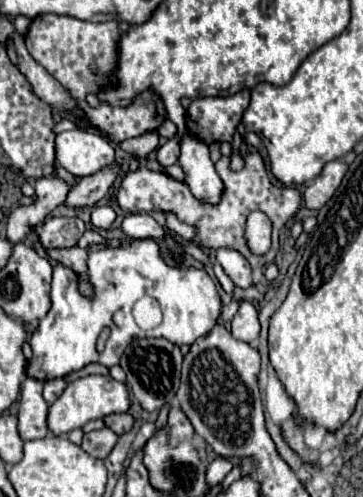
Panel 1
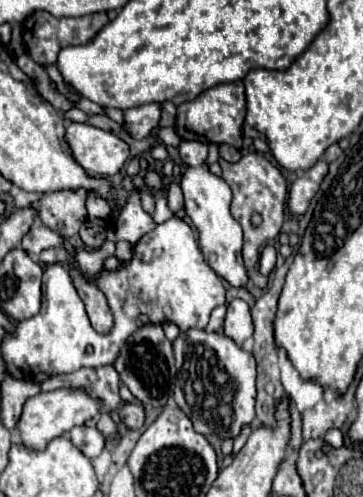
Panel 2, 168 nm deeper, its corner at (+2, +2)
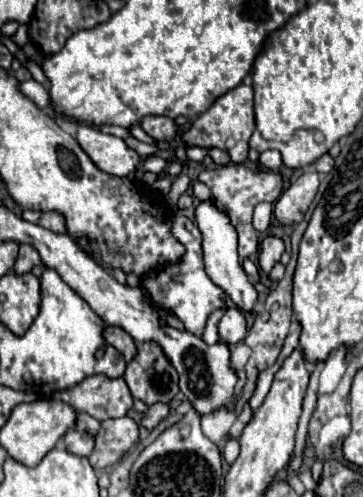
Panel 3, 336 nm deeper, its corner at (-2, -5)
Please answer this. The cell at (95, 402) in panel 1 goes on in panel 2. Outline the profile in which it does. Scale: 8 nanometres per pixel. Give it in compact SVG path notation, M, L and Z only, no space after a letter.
M56 389L50 393L38 393L30 397L24 405L22 417L18 421L18 431L22 435L22 443L30 449L44 449L52 439L68 433L76 425L84 425L88 419L98 415L102 409L102 401L98 397L88 395L84 389Z

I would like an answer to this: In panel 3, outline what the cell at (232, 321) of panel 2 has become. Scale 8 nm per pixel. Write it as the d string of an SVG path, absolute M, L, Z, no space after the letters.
M226 308L218 322L218 336L228 346L234 346L246 338L246 320L238 308Z

